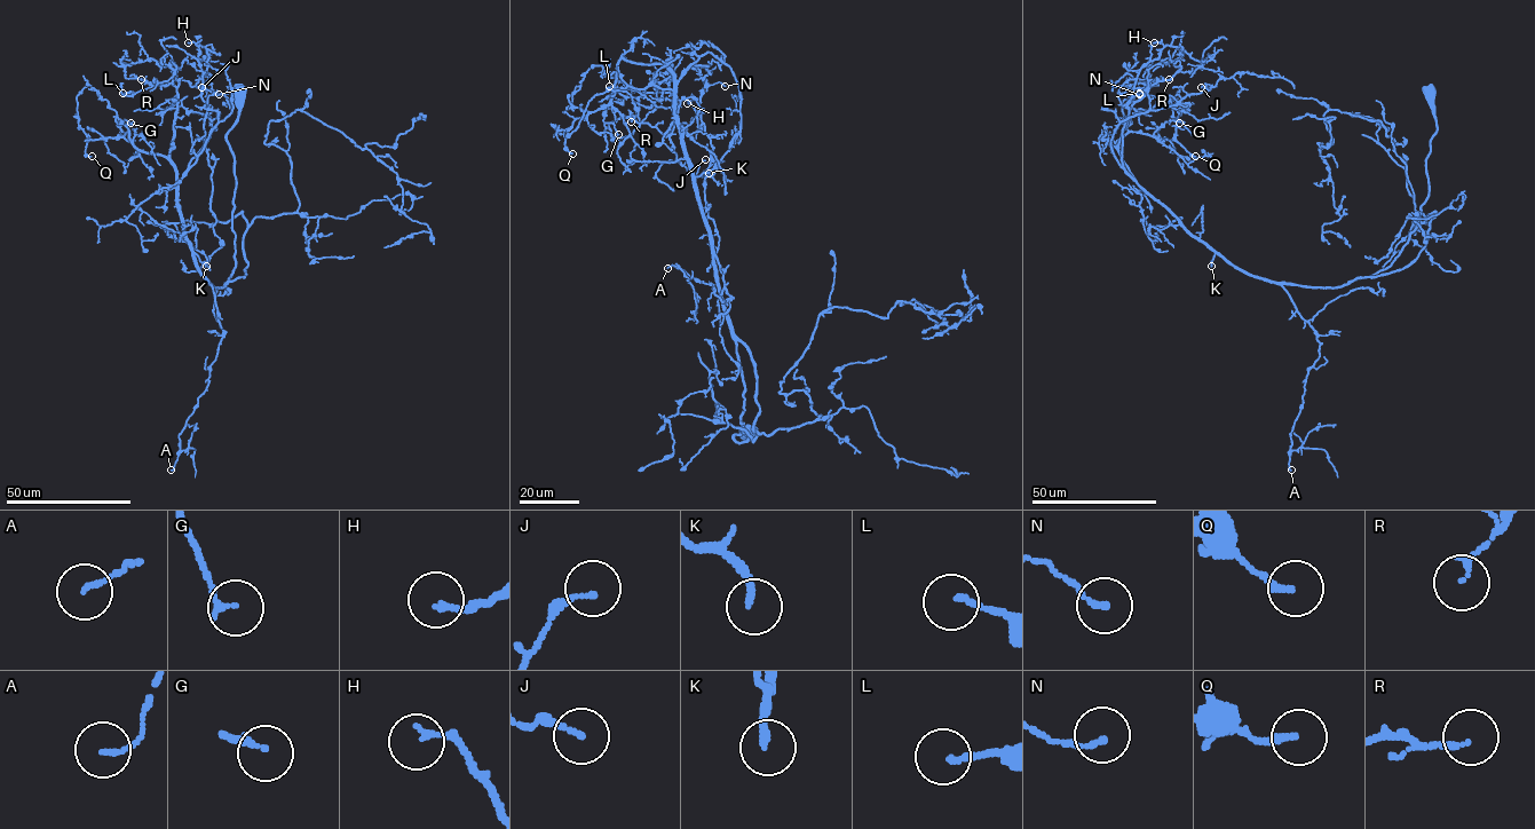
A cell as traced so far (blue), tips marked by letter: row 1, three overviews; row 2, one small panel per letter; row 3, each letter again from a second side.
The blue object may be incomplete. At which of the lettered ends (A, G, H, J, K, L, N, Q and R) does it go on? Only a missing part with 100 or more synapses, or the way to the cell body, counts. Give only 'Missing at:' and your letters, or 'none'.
Missing at: none

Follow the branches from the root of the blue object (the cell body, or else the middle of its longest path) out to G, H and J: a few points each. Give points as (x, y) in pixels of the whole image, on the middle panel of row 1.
G: (750, 433), (734, 439), (745, 433), (742, 372), (664, 65), (618, 62), (603, 120), (618, 134)
H: (750, 433), (734, 439), (745, 433), (744, 384), (675, 112), (682, 73), (709, 65), (702, 113), (687, 103)
J: (750, 433), (675, 112), (709, 52), (741, 132), (705, 159)

